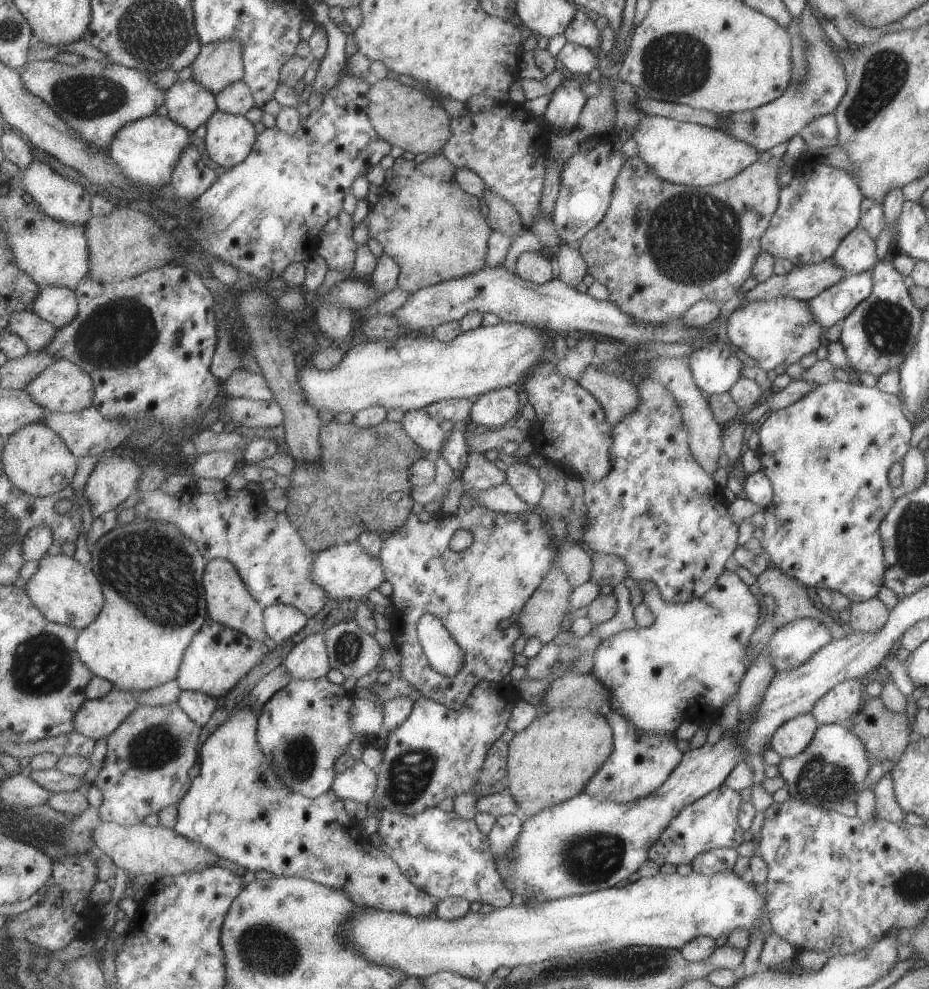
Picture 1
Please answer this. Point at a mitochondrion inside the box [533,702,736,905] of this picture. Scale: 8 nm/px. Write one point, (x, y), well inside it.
(592, 858)

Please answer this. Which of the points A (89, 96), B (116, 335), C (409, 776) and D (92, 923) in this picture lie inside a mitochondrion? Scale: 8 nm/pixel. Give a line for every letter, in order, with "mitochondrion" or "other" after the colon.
A: mitochondrion
B: mitochondrion
C: mitochondrion
D: other

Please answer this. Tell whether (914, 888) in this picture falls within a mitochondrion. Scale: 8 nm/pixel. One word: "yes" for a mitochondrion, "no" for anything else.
yes

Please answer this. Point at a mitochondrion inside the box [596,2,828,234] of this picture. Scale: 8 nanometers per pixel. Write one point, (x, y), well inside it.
(674, 65)

